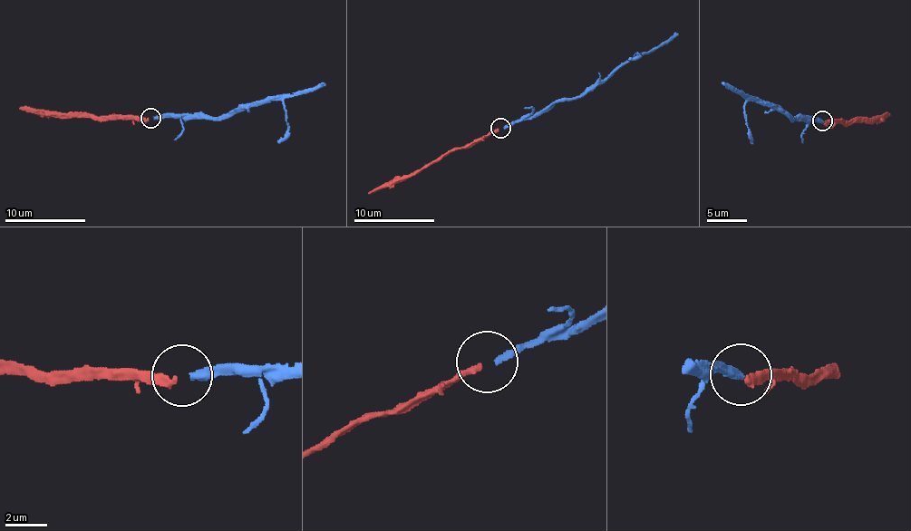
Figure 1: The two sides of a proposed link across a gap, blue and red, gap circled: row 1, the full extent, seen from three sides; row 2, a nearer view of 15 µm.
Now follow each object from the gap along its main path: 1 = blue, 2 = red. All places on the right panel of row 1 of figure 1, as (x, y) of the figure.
1: (823, 121), (791, 118), (775, 106), (737, 93), (722, 82)
2: (823, 121), (850, 124), (890, 114)

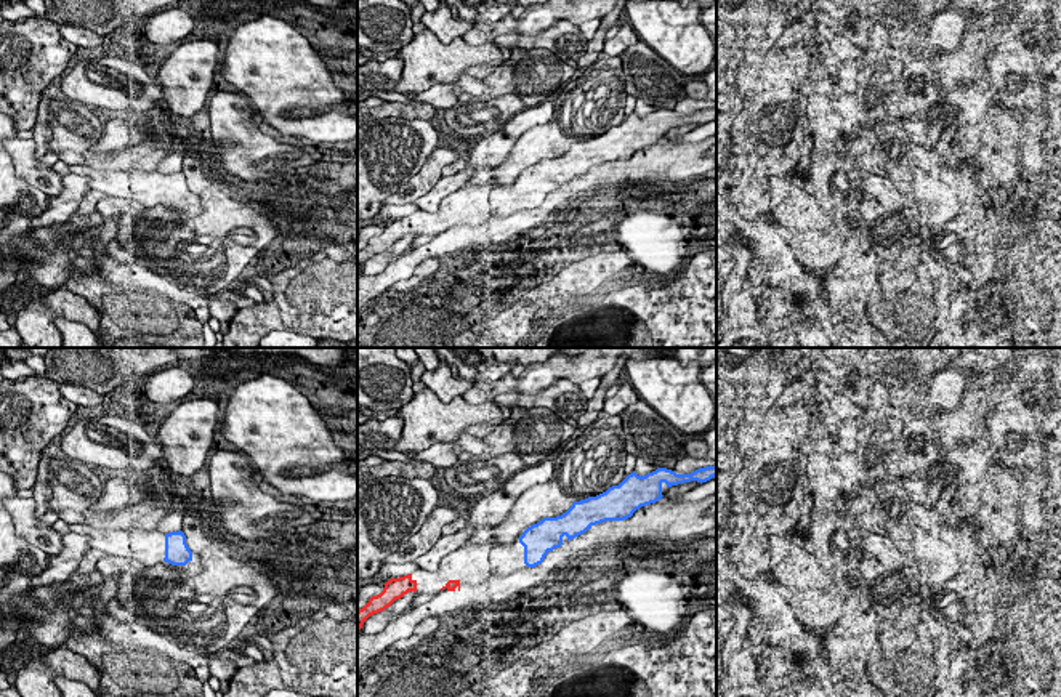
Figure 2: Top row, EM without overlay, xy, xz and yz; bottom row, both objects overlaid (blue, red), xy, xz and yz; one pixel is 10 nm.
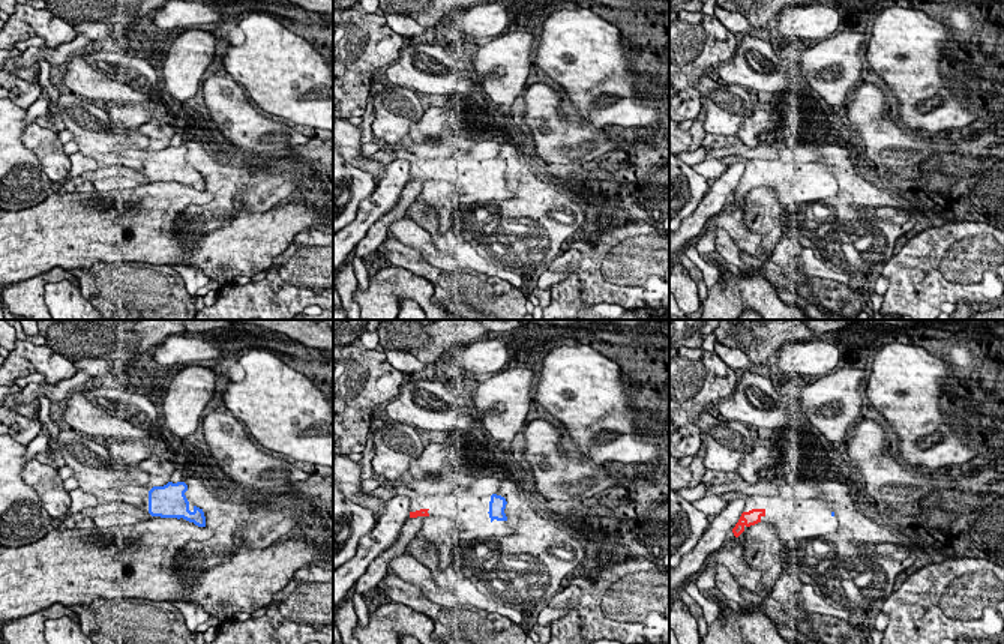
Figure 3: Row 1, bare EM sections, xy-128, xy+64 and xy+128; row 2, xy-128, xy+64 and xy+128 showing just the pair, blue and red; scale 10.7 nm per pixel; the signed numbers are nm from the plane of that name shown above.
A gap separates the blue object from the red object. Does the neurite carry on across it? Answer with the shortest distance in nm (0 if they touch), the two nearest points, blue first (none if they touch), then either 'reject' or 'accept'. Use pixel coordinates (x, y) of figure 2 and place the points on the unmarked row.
gap 700 nm; span xz (524, 204), (459, 221); accept

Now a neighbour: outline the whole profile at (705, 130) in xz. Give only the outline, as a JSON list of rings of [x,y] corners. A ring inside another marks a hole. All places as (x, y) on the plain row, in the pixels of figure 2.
[[[716,117],[676,138],[673,143],[702,141],[716,135]]]

